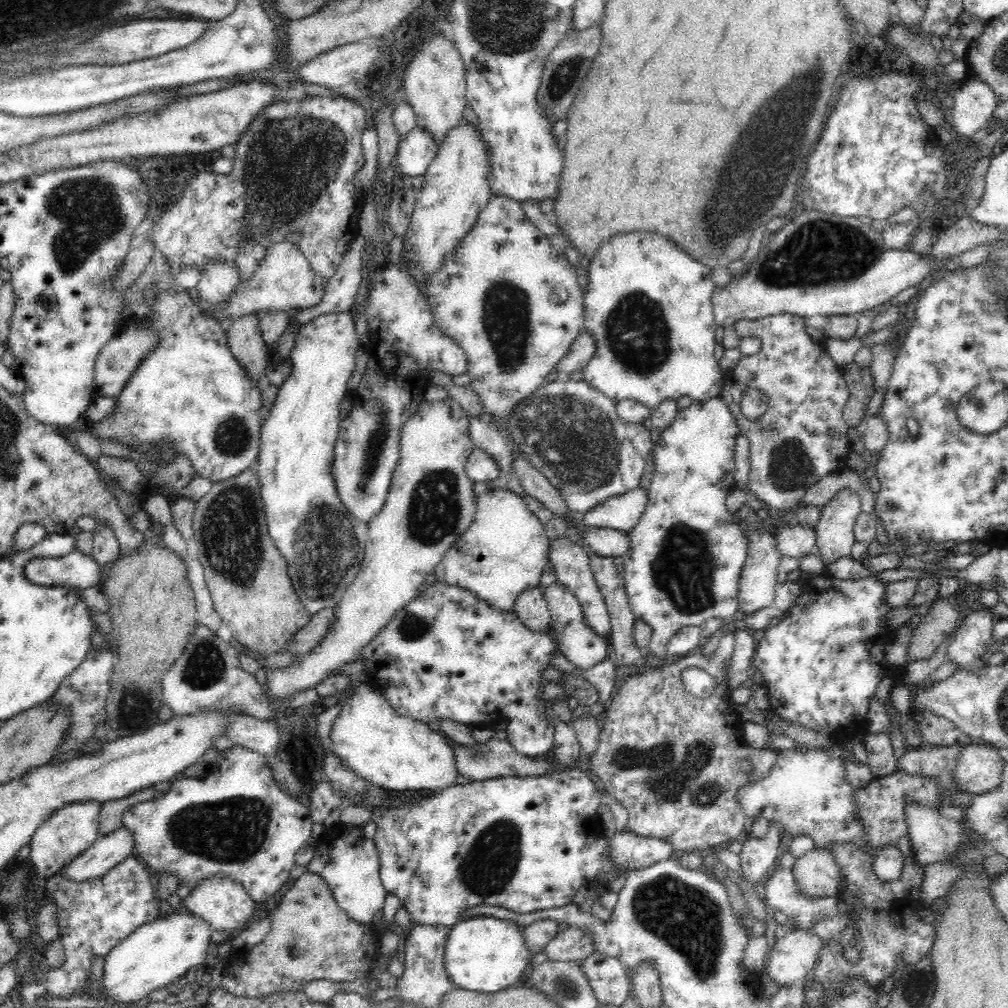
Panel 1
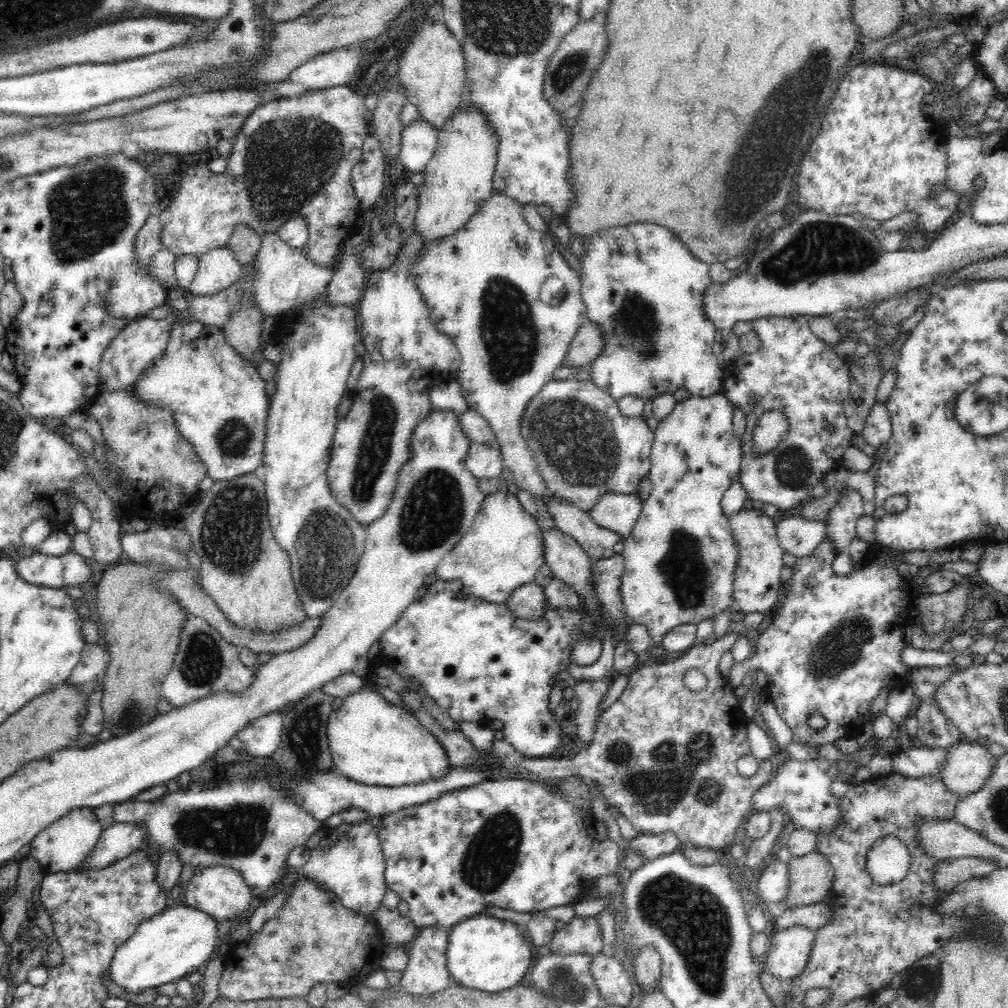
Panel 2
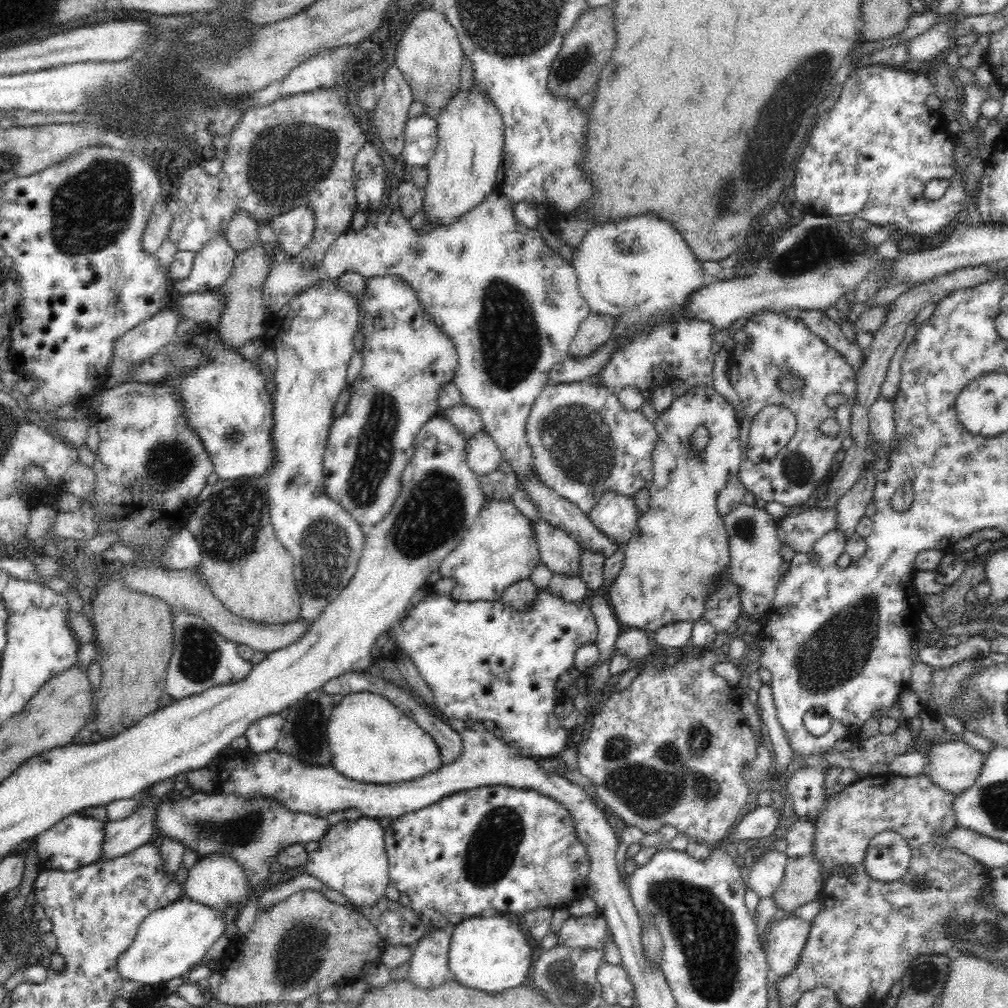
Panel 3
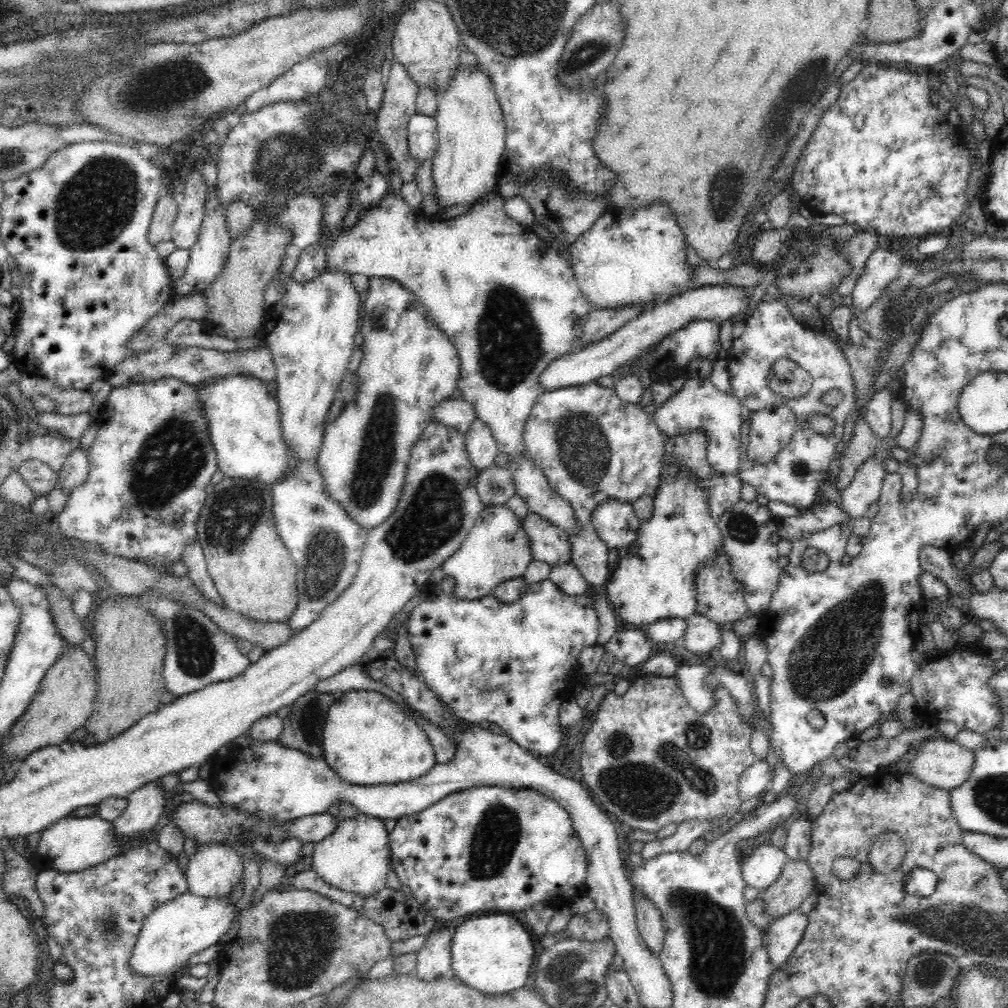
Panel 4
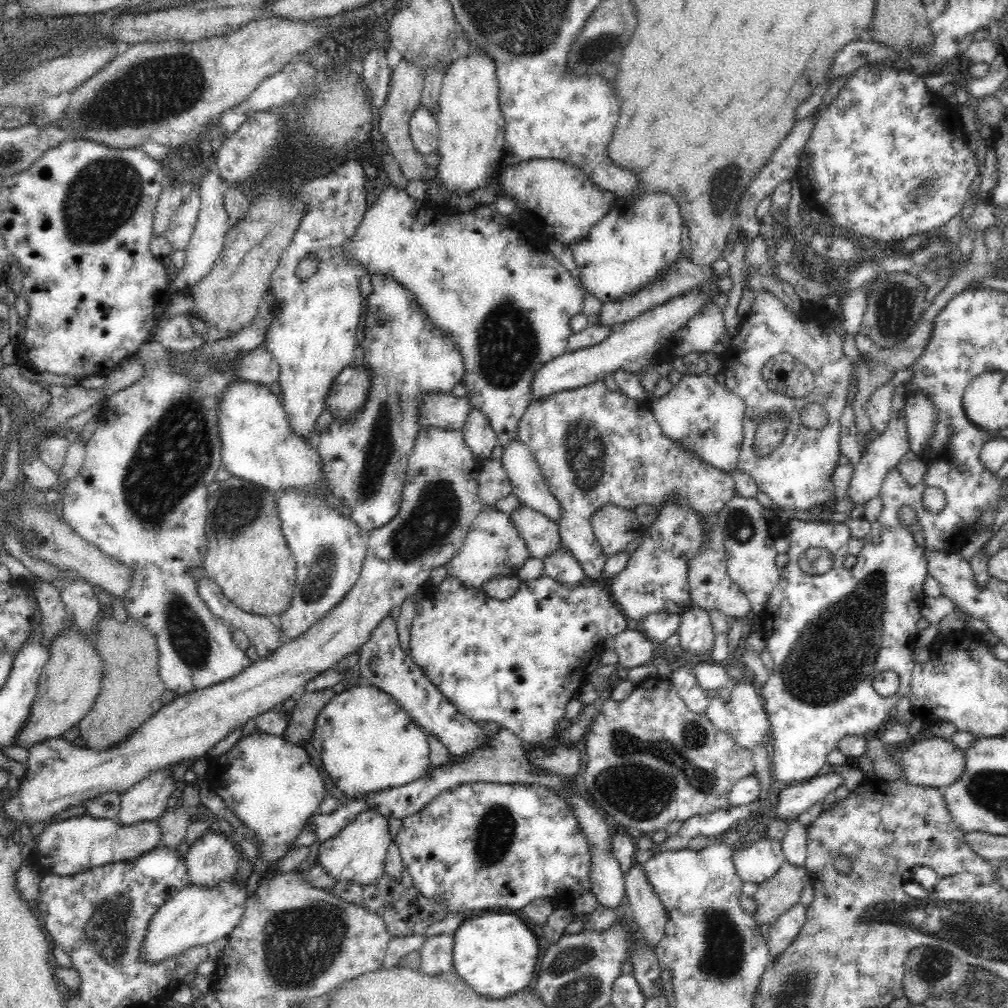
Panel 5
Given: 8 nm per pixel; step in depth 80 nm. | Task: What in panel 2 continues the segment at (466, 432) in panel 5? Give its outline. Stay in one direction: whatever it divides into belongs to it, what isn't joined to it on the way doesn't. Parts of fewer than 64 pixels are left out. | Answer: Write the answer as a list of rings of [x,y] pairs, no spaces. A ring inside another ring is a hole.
[[[474,443],[470,445],[465,465],[472,476],[478,480],[500,477],[504,467],[501,451],[490,447],[490,445],[476,445]]]

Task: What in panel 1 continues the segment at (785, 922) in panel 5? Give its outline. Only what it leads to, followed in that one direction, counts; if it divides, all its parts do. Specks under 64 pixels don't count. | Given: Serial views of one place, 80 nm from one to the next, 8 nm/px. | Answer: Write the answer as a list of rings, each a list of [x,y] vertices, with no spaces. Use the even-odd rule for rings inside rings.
[[[792,930],[791,933],[785,934],[782,938],[776,940],[771,953],[767,956],[765,973],[779,988],[781,986],[792,986],[794,982],[804,979],[814,970],[819,959],[819,952],[826,944],[827,941],[816,933]]]

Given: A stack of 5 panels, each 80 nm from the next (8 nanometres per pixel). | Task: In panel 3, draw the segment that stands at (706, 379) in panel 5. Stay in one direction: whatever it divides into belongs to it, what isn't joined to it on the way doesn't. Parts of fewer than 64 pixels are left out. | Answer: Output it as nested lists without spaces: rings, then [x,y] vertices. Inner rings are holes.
[[[692,387],[686,395],[679,396],[672,401],[672,404],[662,413],[659,414],[655,422],[657,442],[652,451],[652,482],[648,486],[650,491],[650,499],[648,509],[639,516],[636,528],[632,533],[632,538],[623,546],[624,560],[623,568],[613,582],[609,590],[609,598],[611,598],[611,608],[614,609],[616,618],[622,624],[623,629],[638,628],[648,630],[648,632],[659,631],[659,628],[672,623],[697,621],[704,616],[706,612],[707,602],[713,595],[718,583],[721,583],[724,573],[730,575],[731,558],[729,549],[729,536],[725,527],[724,517],[719,515],[717,509],[717,496],[719,492],[739,474],[741,460],[745,455],[739,438],[738,422],[734,415],[732,406],[728,404],[726,398],[720,395],[716,389],[708,387]],[[698,427],[706,427],[708,431],[709,442],[700,452],[692,451],[692,435]]]

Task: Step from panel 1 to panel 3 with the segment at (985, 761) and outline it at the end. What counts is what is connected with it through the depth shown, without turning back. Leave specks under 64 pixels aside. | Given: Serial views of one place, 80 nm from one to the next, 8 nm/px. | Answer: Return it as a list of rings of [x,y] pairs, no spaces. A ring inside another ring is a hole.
[[[944,741],[930,746],[926,775],[940,788],[959,795],[976,784],[985,753],[964,741]]]

